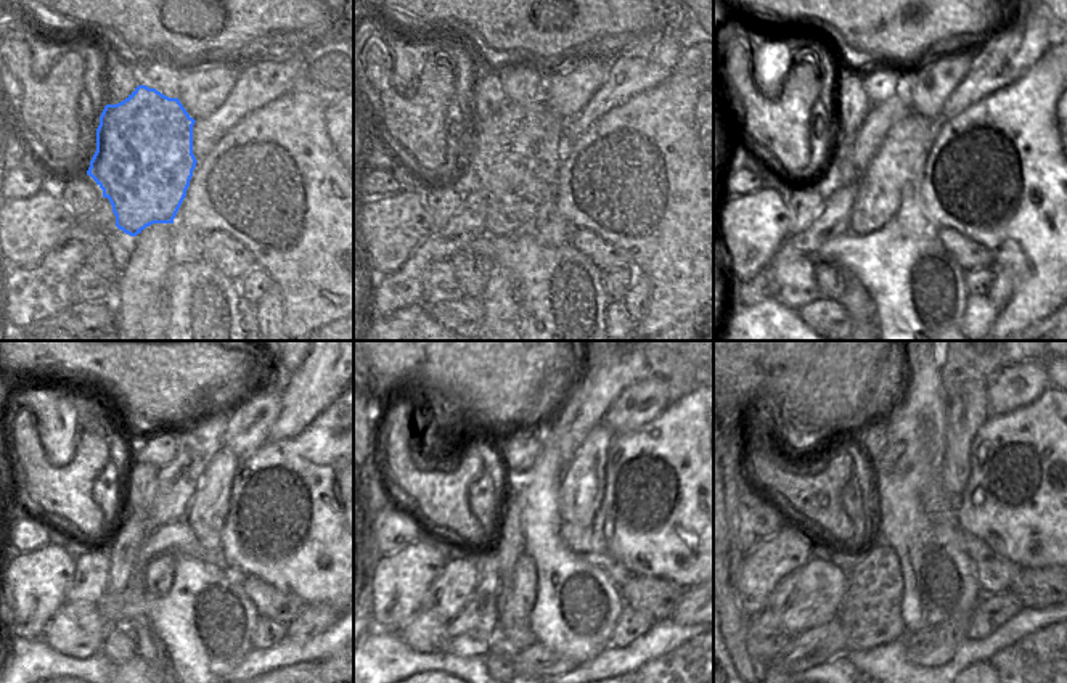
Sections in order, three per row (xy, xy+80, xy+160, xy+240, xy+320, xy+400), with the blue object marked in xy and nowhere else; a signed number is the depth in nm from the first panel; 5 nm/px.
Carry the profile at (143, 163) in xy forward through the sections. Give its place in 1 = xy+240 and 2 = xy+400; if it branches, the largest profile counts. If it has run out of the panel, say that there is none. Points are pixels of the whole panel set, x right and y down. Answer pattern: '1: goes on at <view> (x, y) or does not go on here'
1: goes on at xy+240 (159, 577)
2: goes on at xy+400 (870, 613)

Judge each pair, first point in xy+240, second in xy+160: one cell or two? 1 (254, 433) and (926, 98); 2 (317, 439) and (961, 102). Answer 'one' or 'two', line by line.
1: one
2: two

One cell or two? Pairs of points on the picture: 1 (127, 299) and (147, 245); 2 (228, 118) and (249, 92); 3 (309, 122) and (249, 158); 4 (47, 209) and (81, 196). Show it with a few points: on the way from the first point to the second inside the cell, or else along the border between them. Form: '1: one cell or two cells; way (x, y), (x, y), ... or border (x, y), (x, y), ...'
1: one cell; way (140, 286), (147, 269), (147, 257)
2: one cell; way (232, 111), (245, 98)
3: one cell; way (294, 129), (283, 140), (267, 140), (264, 143)
4: two cells; border (55, 180), (58, 196), (74, 219)

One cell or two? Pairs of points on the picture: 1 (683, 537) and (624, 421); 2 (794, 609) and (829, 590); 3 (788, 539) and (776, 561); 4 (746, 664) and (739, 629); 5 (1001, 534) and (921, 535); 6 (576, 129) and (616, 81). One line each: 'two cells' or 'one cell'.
1: two cells
2: one cell
3: one cell
4: one cell
5: two cells
6: one cell

